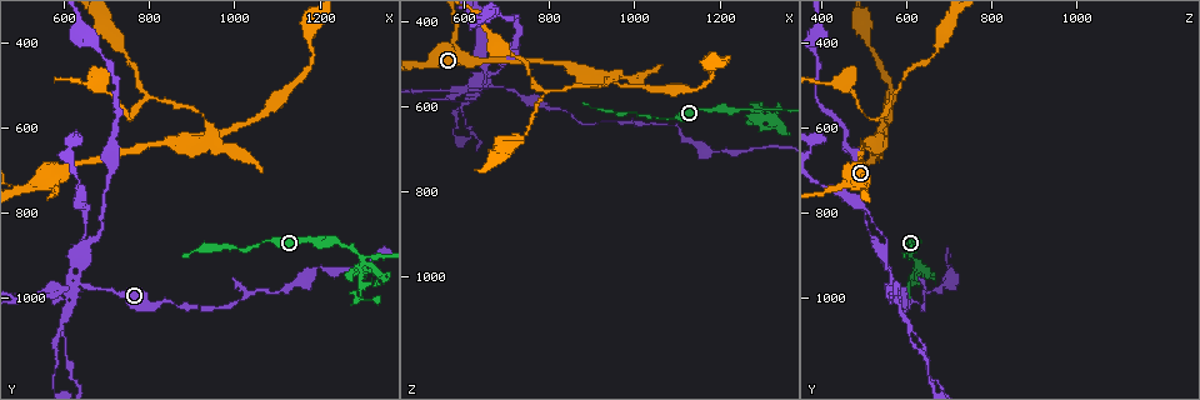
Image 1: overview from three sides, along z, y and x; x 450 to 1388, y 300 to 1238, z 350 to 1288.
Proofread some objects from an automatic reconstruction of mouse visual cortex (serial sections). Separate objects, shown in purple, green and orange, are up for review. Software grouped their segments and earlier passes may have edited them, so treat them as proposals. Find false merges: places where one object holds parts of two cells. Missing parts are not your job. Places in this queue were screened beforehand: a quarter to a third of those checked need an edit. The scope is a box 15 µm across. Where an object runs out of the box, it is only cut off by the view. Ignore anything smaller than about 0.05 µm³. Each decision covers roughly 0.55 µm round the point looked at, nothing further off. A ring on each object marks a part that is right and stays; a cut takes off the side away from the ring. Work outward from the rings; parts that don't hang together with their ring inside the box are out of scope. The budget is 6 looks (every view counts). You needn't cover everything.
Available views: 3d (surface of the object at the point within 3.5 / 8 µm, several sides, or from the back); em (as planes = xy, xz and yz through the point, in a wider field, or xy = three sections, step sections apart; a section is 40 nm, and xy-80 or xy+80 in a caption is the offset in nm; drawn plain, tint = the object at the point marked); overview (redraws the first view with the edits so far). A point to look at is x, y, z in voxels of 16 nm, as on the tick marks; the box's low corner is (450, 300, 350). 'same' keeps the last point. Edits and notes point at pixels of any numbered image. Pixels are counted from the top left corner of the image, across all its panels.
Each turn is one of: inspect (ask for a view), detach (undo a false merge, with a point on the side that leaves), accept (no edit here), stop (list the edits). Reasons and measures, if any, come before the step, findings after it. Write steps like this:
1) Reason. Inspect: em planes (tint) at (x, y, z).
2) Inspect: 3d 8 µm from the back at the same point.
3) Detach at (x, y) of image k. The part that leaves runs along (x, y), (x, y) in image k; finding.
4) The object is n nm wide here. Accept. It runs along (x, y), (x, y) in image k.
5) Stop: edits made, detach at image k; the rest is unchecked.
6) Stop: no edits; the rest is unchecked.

Three arms meet. Inspect: 3d 8 µm at (1300, 915, 625).

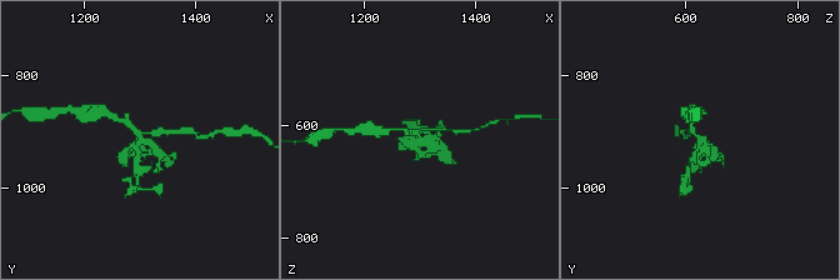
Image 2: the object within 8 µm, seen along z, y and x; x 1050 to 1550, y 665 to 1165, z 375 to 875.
Shape alone is not enough. Inspect: em planes (tint) at (1300, 915, 625).

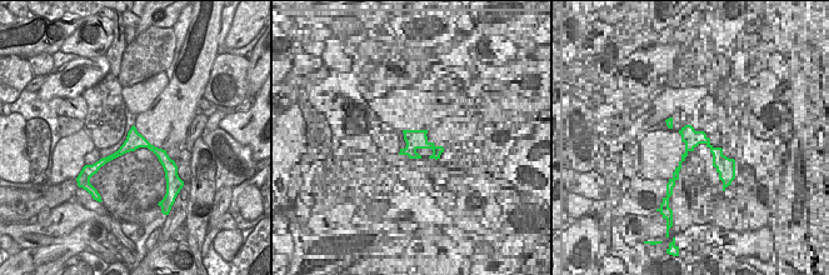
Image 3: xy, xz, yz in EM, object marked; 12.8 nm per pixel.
The object is 220 nm wide here. Detach at (131, 153) of image 2. The part that leaves runs along (136, 134), (138, 178) in image 2; two cells meet here.

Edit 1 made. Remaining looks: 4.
Four-way junction. Inspect: 3d 8 µm at (950, 620, 540).

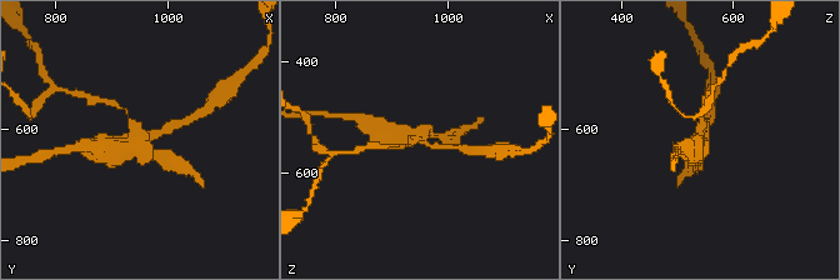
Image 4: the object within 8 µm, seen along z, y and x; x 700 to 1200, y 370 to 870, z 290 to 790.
4 arms meet here; the arms are 100, 200, 250, 700 nm wide. Inspect: em xy step 3 (tint) at (945, 620, 535).

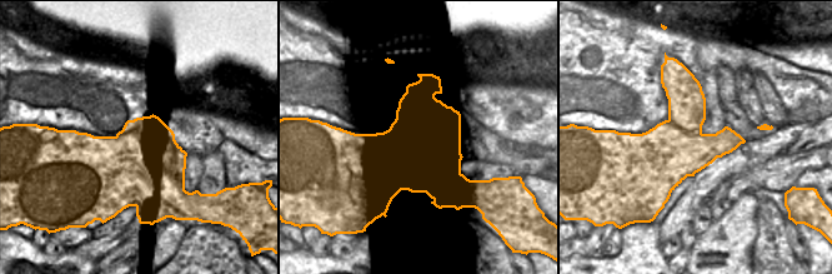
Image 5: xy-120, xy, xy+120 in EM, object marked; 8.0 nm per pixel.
The object is 650 nm wide here. Detach at (445, 139) of image 4. The part that leaves runs along (136, 138), (126, 113), (104, 100) in image 4; two cells meet here.

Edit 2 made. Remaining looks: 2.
Thin neck. Inspect: 3d 8 µm at (895, 1030, 640).

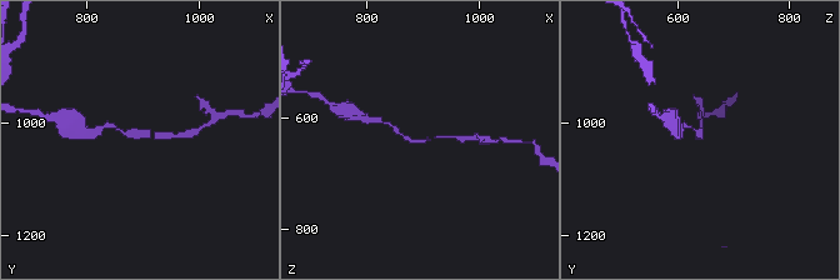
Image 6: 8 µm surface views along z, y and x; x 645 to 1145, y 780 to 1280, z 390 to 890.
The arms are 150, 150 nm wide. Inspect: em xy step 3 (tint) at (890, 1030, 640).

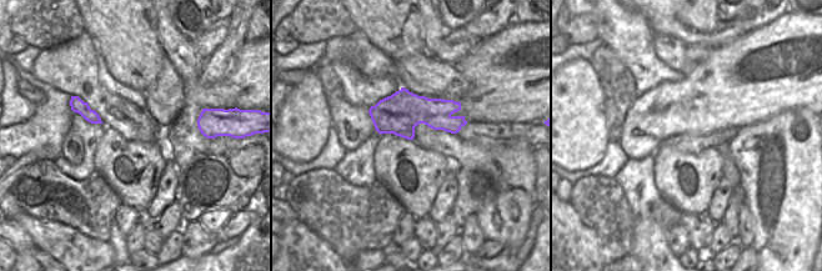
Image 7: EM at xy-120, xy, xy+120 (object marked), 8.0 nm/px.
Accept. It runs along (391, 126), (410, 140), (456, 138) in image 6; one cell here.

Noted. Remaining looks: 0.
Stop: edits made, detach at image 2, detach at image 4; the rest is unchecked.

